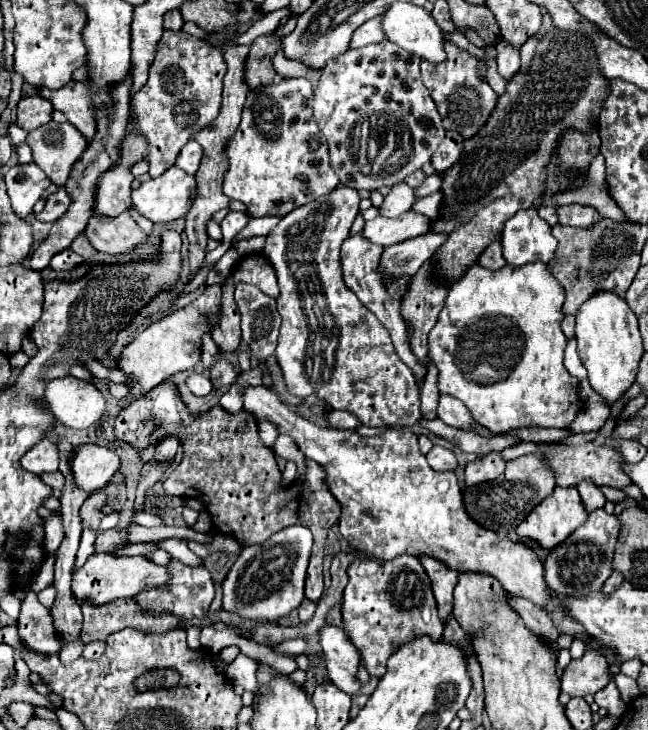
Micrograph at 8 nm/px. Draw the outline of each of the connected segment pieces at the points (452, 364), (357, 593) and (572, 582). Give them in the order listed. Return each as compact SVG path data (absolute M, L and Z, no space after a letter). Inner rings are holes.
M530 262L518 268L512 266L504 266L500 270L488 270L482 268L478 264L474 264L460 282L450 286L450 294L446 298L446 306L440 312L440 318L434 326L434 330L430 332L430 360L432 364L438 368L438 390L440 394L450 394L454 398L458 398L460 402L464 402L464 406L468 408L468 412L472 414L474 422L488 428L494 434L502 434L508 430L516 430L516 428L530 428L530 426L540 426L540 428L566 428L570 426L570 422L576 418L578 410L580 410L580 400L576 396L576 386L578 380L570 378L568 370L562 364L564 358L564 348L566 348L566 336L562 334L560 322L562 322L562 286L558 286L558 282L554 282L554 278L550 278L550 270L544 262Z
M406 554L390 562L358 558L348 568L348 576L350 582L342 600L342 628L358 648L360 658L364 660L362 664L370 676L384 676L386 660L402 644L418 636L430 636L432 640L442 638L444 624L438 618L430 578L418 558ZM426 608L428 614L424 612Z
M596 510L588 516L586 524L576 528L560 546L556 546L546 558L546 584L558 596L586 596L592 590L600 590L608 576L612 574L612 558L618 542L620 520L616 516L606 514L604 510Z

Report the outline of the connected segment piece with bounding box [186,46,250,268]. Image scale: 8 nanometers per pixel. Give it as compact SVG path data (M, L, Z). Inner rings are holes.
M230 46L224 48L224 58L228 64L228 72L224 78L224 98L222 98L222 106L220 106L220 114L216 116L214 122L210 122L208 126L204 126L202 130L198 130L198 134L192 136L192 140L196 140L202 148L204 148L204 158L202 158L202 166L196 174L196 198L186 214L186 236L190 240L190 268L196 268L202 264L204 256L206 256L206 222L212 218L212 214L220 208L228 208L228 198L222 192L222 180L224 174L228 172L228 158L226 158L226 146L230 142L230 138L234 136L238 124L240 124L240 112L242 106L246 102L246 84L242 82L242 62L246 60L250 46Z

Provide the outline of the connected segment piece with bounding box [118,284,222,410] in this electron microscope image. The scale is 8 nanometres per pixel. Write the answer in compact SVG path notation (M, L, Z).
M220 284L208 286L204 290L204 294L198 296L192 304L188 304L182 310L166 316L164 320L148 326L132 344L128 344L128 348L122 350L118 368L130 378L128 380L130 392L120 400L122 410L126 406L130 406L130 402L140 398L148 390L152 390L154 386L158 386L160 382L164 382L170 376L174 376L176 372L188 370L196 362L200 362L202 334L210 332L208 320L216 320L220 316L220 306L218 306L220 304L220 294L222 294L220 288L222 288Z

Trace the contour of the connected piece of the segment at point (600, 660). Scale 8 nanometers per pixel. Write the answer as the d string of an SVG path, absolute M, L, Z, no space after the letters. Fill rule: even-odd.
M586 650L580 660L572 660L562 674L562 692L570 696L586 696L600 692L610 682L608 662L594 650Z

